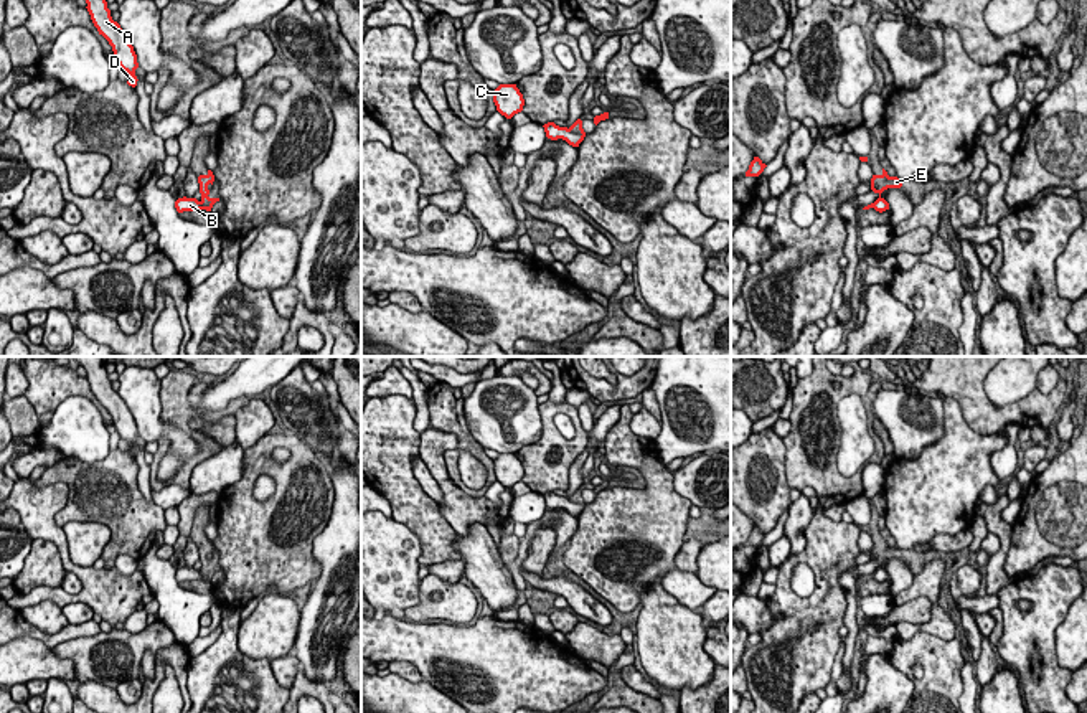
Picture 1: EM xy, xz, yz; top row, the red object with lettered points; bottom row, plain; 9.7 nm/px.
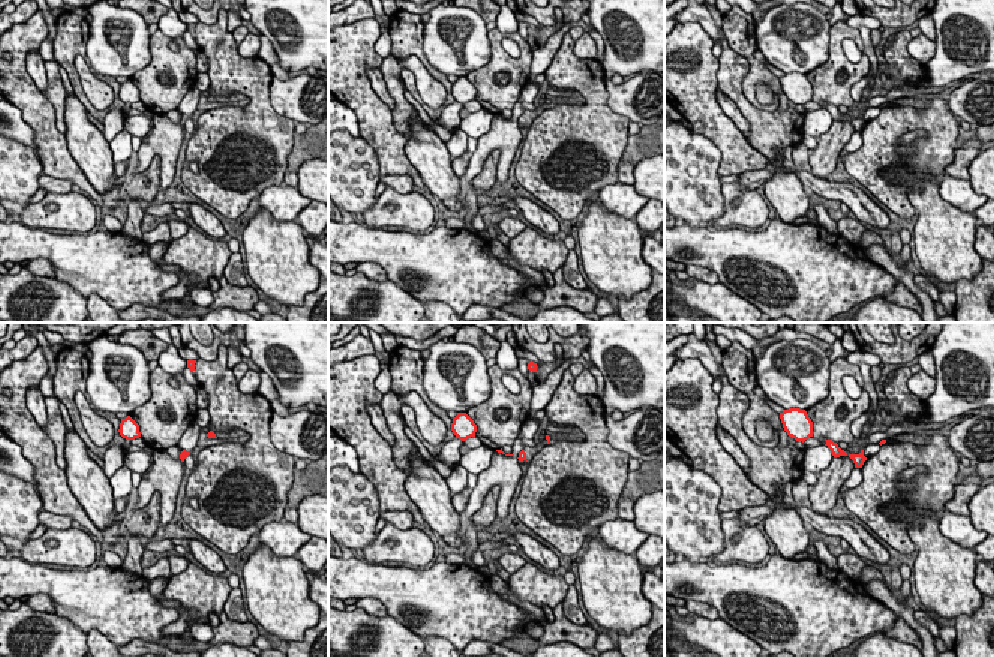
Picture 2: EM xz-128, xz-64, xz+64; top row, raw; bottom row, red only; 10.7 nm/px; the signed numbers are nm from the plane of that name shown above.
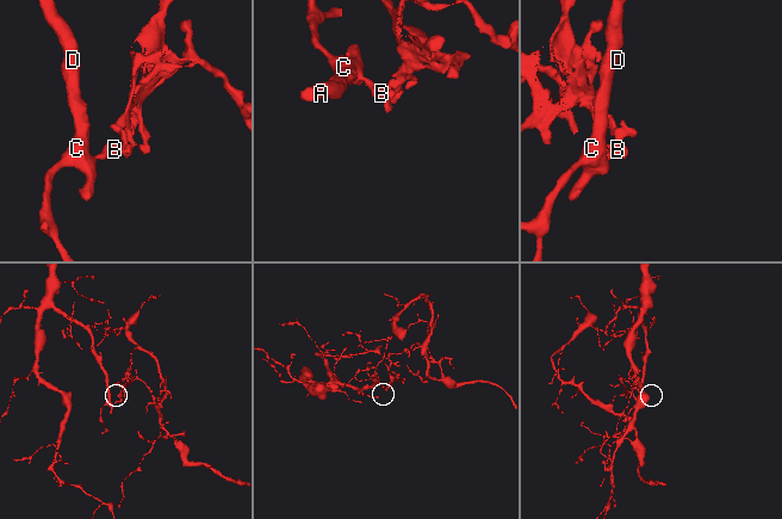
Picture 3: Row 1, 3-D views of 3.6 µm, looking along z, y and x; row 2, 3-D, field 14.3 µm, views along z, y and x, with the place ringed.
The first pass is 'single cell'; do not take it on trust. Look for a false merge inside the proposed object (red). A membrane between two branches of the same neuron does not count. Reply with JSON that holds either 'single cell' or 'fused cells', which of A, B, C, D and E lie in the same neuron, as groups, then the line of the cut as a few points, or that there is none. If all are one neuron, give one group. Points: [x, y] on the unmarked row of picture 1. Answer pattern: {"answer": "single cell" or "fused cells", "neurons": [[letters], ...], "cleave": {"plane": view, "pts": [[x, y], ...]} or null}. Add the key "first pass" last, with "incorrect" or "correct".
{"answer": "fused cells", "neurons": [["A", "B", "C", "D"], ["E"]], "cleave": {"plane": "xz", "pts": [[568, 499], [584, 505]]}, "first pass": "incorrect"}

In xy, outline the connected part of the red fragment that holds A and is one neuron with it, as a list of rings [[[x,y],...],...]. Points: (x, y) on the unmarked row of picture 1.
[[[73,356],[87,373],[87,381],[99,404],[102,404],[112,416],[115,431],[120,439],[130,444],[129,456],[137,456],[135,439],[139,437],[137,424],[130,414],[125,401],[112,390],[111,380],[101,356]]]

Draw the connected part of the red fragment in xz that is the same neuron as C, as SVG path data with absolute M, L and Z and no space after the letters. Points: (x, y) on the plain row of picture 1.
M500 454L493 460L493 472L496 480L506 489L511 489L515 484L521 482L525 475L523 464L516 454Z

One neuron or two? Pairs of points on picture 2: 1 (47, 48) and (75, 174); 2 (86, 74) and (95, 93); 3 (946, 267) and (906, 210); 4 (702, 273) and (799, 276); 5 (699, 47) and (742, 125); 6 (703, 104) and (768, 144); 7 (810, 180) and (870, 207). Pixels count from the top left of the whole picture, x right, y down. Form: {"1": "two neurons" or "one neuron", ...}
{"1": "two neurons", "2": "one neuron", "3": "two neurons", "4": "two neurons", "5": "two neurons", "6": "two neurons", "7": "one neuron"}

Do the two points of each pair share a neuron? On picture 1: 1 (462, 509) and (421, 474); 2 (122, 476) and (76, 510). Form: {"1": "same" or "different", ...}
{"1": "different", "2": "same"}

